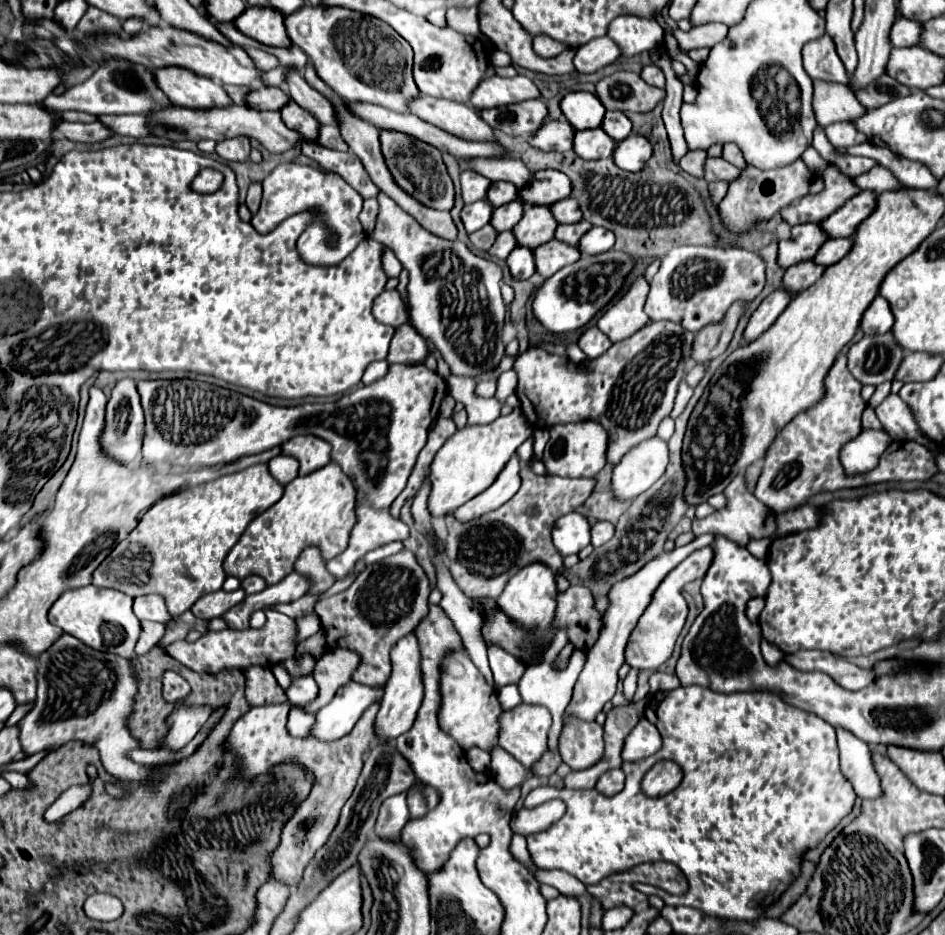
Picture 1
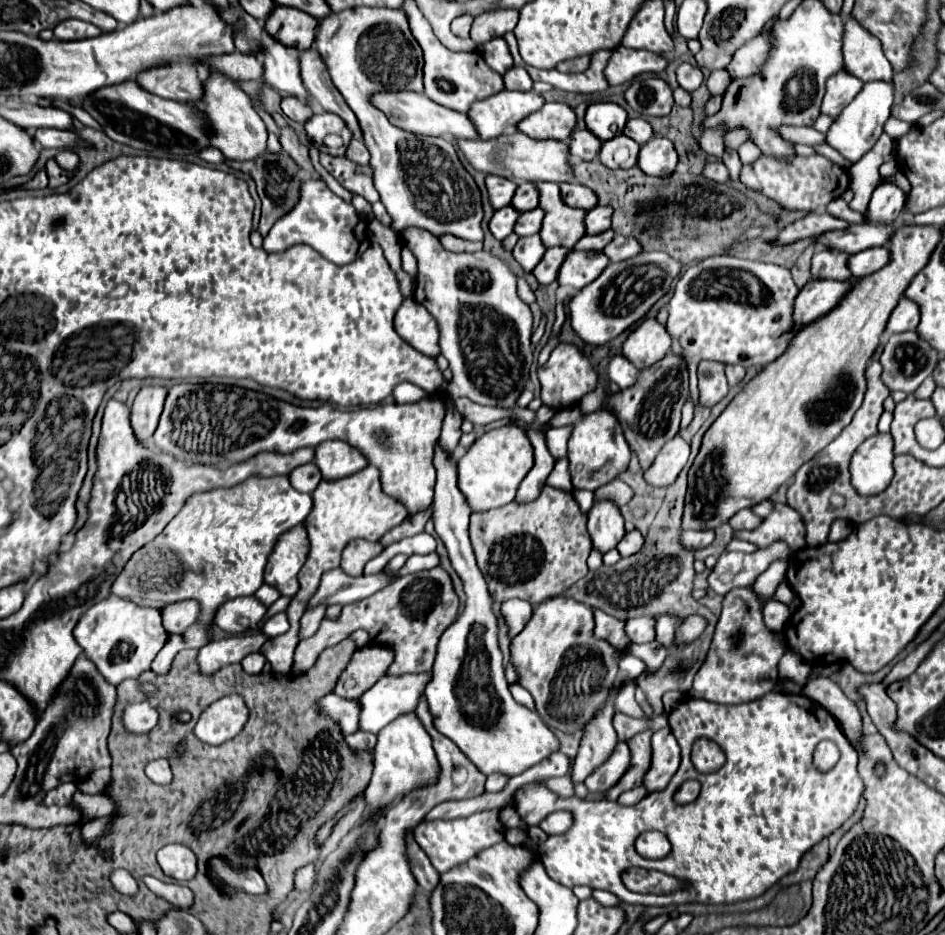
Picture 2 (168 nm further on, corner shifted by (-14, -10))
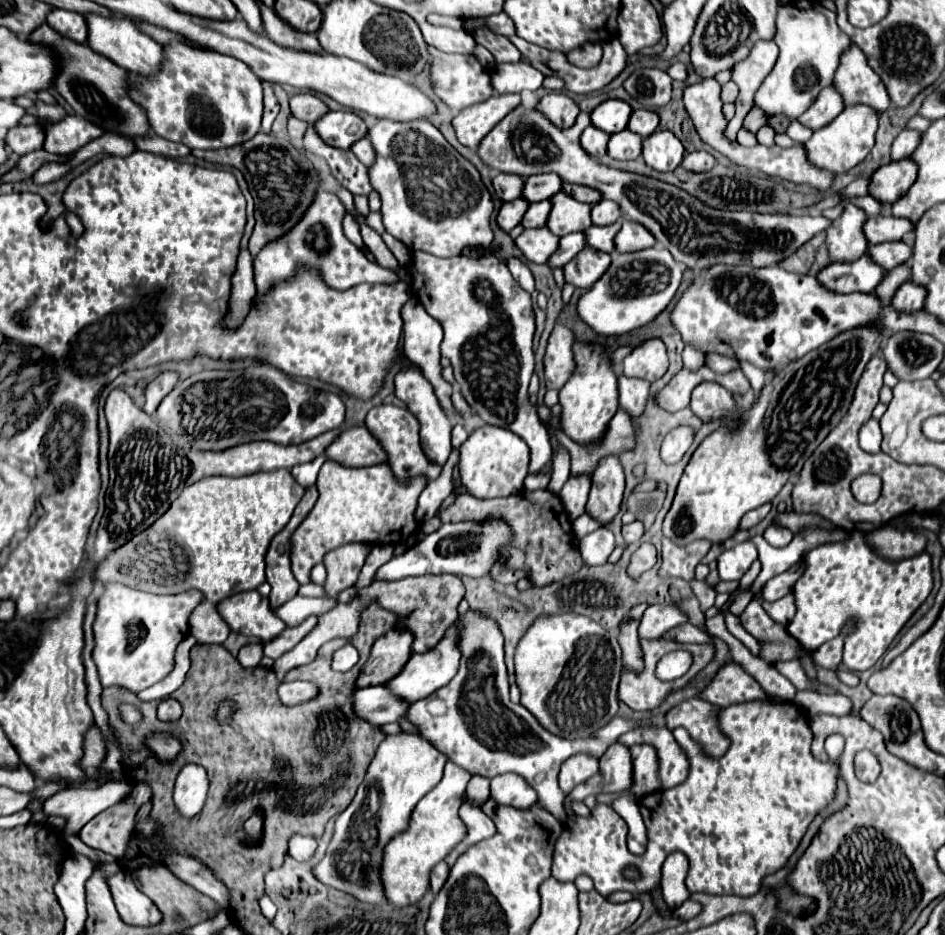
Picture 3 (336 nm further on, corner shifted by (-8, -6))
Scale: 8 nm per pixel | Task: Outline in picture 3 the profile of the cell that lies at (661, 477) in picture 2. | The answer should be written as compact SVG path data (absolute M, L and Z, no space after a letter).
M685 425L675 427L663 439L661 453L659 453L661 455L661 461L665 465L677 463L685 455L685 451L691 447L691 443L693 443L693 429L691 427L685 427Z

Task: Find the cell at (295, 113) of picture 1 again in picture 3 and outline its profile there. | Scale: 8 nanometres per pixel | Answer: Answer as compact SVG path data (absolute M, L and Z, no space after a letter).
M329 111L313 127L327 145L337 149L349 149L367 131L365 121L351 111Z

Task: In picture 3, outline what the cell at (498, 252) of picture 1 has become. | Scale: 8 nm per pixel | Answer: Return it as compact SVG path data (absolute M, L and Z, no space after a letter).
M547 227L525 229L515 239L515 245L521 249L521 253L533 263L547 263L549 255L557 249L557 243L559 243L559 237L547 231Z

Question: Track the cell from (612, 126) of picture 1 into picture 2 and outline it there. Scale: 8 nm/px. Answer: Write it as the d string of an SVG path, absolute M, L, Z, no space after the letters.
M629 119L623 133L631 139L635 139L639 145L645 145L651 137L653 137L653 129L651 123L645 119Z

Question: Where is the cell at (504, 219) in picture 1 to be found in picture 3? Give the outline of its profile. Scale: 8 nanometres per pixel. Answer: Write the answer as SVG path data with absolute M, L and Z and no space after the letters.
M541 201L541 203L531 203L527 213L523 215L523 221L521 225L525 229L535 229L535 227L543 227L545 225L545 219L549 215L549 201Z

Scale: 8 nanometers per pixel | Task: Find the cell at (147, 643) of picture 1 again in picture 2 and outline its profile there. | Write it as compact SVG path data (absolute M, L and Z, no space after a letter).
M249 477L247 481L243 481L243 483L235 485L235 487L229 487L229 489L211 489L211 491L203 491L203 493L195 493L195 495L191 495L191 497L187 499L187 503L183 505L183 509L179 511L179 515L177 515L177 517L175 517L175 519L173 519L173 521L171 521L171 523L169 523L169 525L167 525L157 537L155 537L155 541L151 541L151 543L147 543L145 547L141 547L141 549L139 549L139 551L127 561L125 569L121 571L121 575L119 575L119 577L115 579L115 583L113 583L113 589L111 589L113 595L117 595L117 597L140 595L140 597L148 600L156 601L155 599L161 599L161 602L170 604L183 600L195 600L201 605L201 621L199 621L197 625L189 627L183 635L171 635L171 637L169 637L167 645L159 651L159 655L157 655L155 661L153 661L153 667L151 667L153 673L157 673L157 675L167 675L167 673L171 671L171 663L173 663L175 655L177 655L181 649L203 647L203 645L207 645L207 631L205 631L205 625L213 621L213 615L215 615L217 607L223 605L223 603L229 601L229 599L243 597L243 595L253 595L253 593L263 585L263 571L265 571L265 565L267 565L267 557L269 557L269 553L273 551L273 545L275 545L277 537L279 537L281 533L289 531L291 527L295 527L297 523L301 523L301 521L309 515L311 507L313 507L313 497L295 491L295 489L291 487L291 483L289 483L289 477Z

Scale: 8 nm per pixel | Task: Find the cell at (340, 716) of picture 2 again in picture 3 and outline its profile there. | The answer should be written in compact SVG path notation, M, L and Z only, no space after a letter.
M377 685L355 689L351 709L359 719L379 727L385 723L395 723L401 715L407 713L409 707L405 707L405 703L397 703L397 699L393 699L385 687Z

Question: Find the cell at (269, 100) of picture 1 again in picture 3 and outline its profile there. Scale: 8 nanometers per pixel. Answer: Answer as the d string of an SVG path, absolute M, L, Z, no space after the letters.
M313 93L293 95L289 101L289 109L291 109L293 117L307 121L309 125L313 125L317 119L321 119L321 115L325 115L329 111L327 105L321 99L317 99Z

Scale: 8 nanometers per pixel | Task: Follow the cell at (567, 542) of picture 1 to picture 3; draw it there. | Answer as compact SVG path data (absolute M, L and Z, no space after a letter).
M613 455L603 457L593 471L591 483L593 485L591 485L585 511L605 527L621 511L625 477L623 477L619 459Z

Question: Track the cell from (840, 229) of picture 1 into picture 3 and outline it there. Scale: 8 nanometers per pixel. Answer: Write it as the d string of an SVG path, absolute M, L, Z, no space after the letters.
M911 159L883 165L871 175L869 195L881 203L895 203L913 185L915 177L917 167L913 167Z

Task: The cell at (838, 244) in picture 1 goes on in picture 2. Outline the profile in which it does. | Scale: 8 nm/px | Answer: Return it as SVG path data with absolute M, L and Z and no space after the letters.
M873 247L873 249L865 249L851 255L849 269L859 279L859 277L867 277L879 271L889 261L891 261L891 251L887 251L887 247Z

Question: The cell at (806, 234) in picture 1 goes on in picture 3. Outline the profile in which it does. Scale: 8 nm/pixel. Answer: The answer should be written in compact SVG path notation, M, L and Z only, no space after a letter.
M875 217L875 219L865 221L863 235L869 241L869 245L875 245L875 243L885 243L885 241L899 241L911 229L913 225L907 219Z

